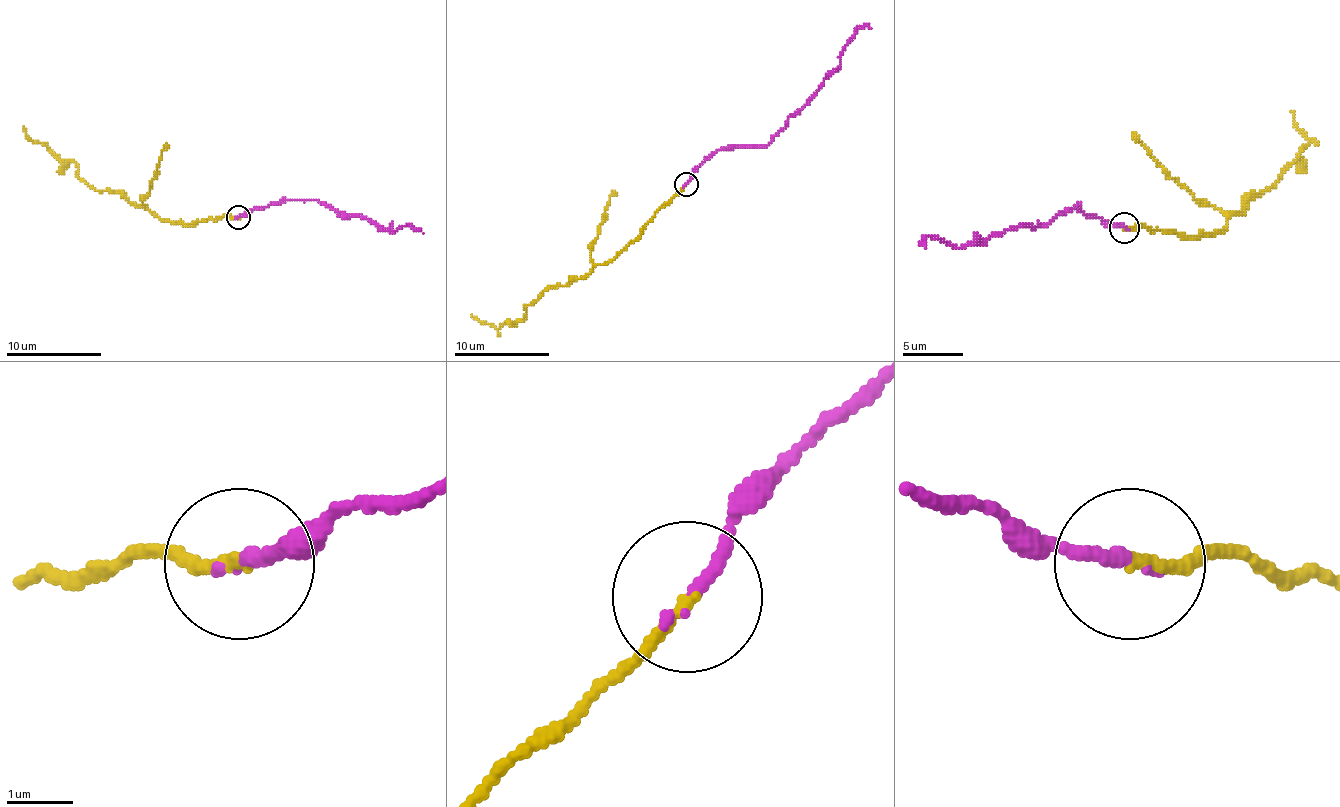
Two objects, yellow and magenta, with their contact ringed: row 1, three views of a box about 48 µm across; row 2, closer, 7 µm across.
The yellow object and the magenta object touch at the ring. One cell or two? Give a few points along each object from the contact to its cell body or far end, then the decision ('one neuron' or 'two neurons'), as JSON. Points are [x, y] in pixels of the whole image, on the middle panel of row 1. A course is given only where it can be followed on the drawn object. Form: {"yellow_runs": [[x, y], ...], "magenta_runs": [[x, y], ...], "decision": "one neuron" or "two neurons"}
{"yellow_runs": [[685, 183], [614, 257], [566, 285], [543, 293], [526, 307], [521, 319], [497, 328], [471, 314]], "magenta_runs": [[685, 183], [719, 150], [764, 147], [840, 64], [843, 50], [857, 31], [871, 28]], "decision": "one neuron"}

